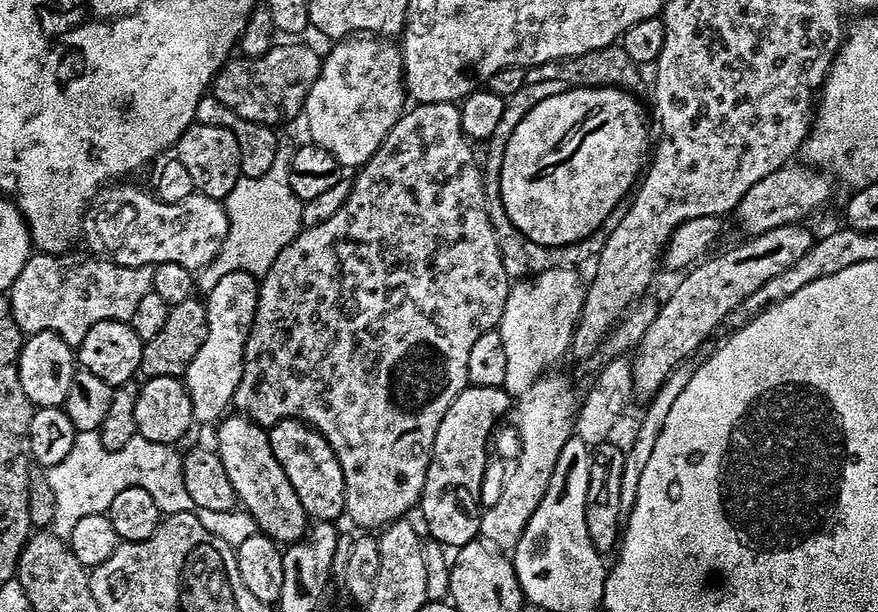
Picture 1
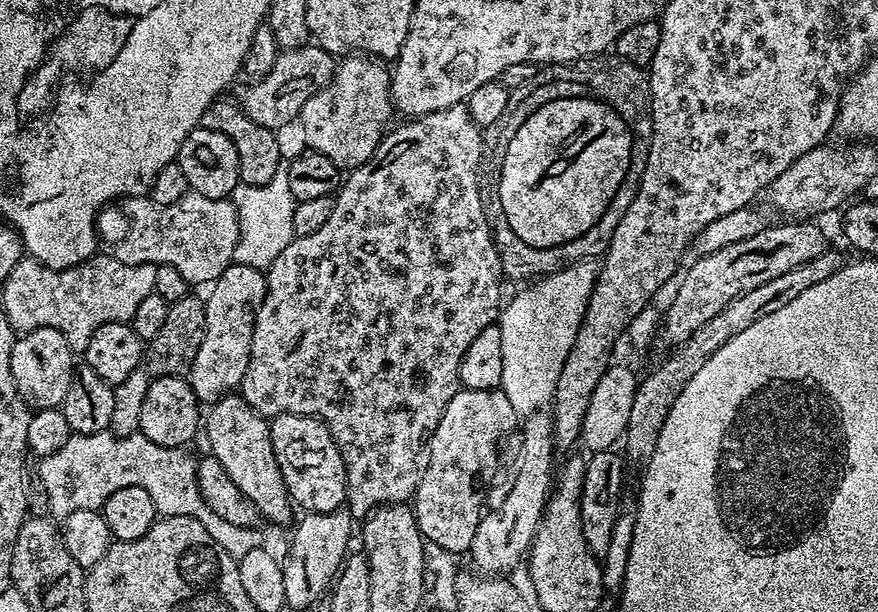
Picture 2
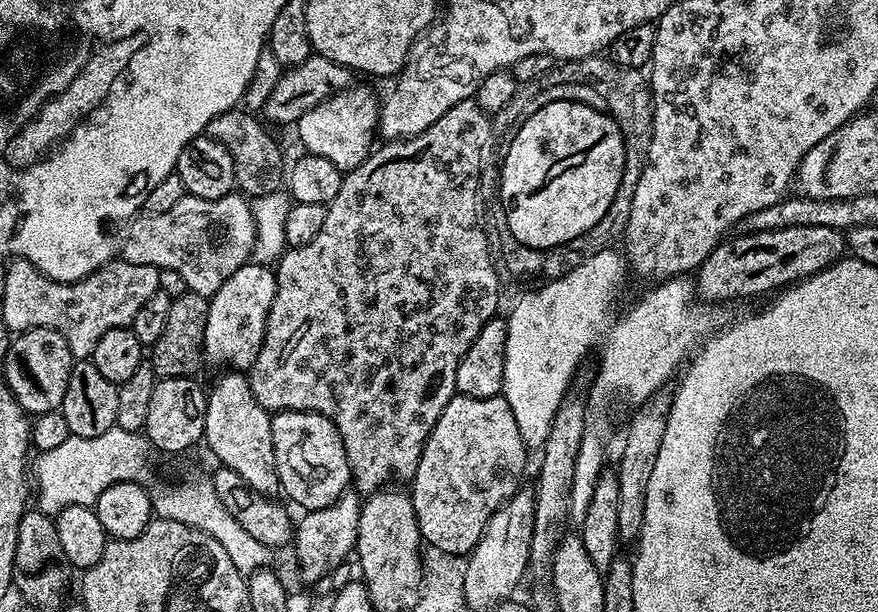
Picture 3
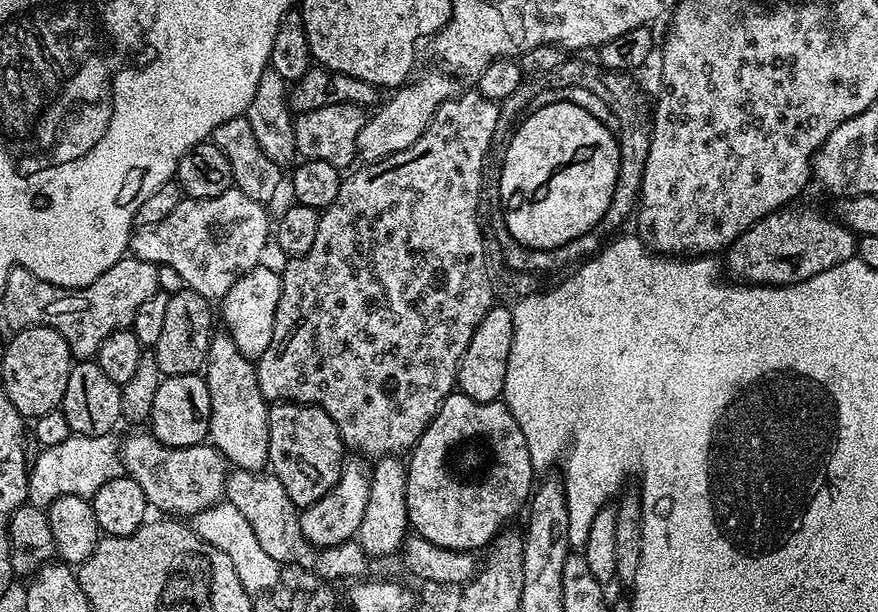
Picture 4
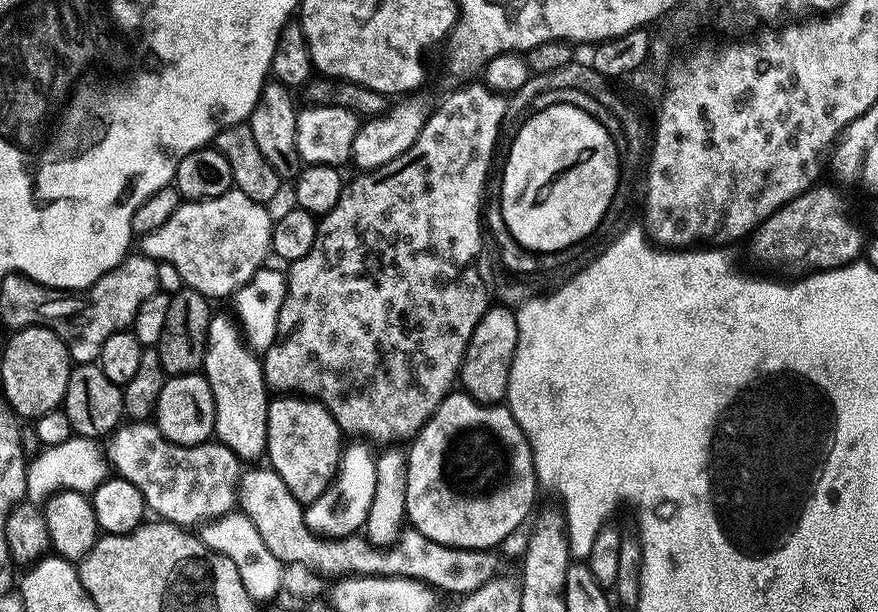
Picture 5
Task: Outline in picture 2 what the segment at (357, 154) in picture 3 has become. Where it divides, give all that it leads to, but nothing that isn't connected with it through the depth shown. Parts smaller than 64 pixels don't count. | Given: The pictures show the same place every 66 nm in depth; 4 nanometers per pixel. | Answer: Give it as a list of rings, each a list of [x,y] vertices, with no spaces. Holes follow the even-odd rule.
[[[349,54],[337,63],[328,87],[318,90],[302,106],[298,125],[311,151],[326,154],[341,170],[351,170],[372,157],[386,135],[391,116],[394,116],[391,71],[379,59],[367,54]]]

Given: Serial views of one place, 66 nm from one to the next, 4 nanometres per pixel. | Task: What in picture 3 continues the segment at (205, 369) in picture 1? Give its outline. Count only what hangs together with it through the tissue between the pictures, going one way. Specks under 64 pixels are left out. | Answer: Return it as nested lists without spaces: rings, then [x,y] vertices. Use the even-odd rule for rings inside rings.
[[[249,262],[249,263],[243,264],[243,266],[241,266],[241,268],[239,268],[238,270],[234,270],[234,274],[230,274],[230,278],[226,278],[226,282],[222,282],[222,286],[218,286],[218,290],[216,291],[216,293],[212,297],[210,297],[210,299],[209,299],[208,313],[206,314],[206,338],[204,339],[204,359],[205,359],[205,361],[207,361],[207,363],[209,365],[211,363],[212,364],[228,364],[228,365],[224,365],[224,366],[231,366],[233,369],[236,369],[236,370],[251,369],[253,362],[255,362],[256,359],[258,358],[258,350],[260,350],[262,348],[262,338],[264,337],[264,334],[266,332],[266,318],[270,314],[270,306],[274,302],[274,294],[275,293],[276,293],[276,274],[275,274],[275,271],[273,271],[273,269],[271,267],[268,267],[268,266],[265,266],[262,264],[258,264],[255,262]]]

